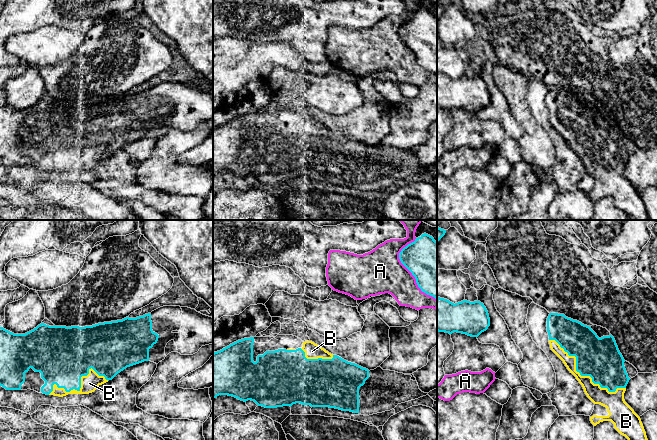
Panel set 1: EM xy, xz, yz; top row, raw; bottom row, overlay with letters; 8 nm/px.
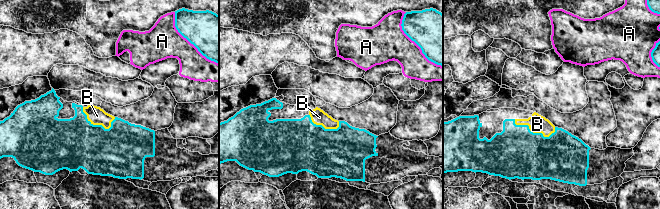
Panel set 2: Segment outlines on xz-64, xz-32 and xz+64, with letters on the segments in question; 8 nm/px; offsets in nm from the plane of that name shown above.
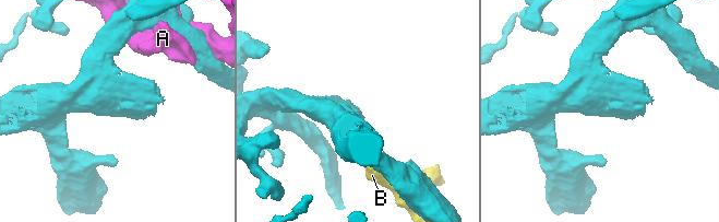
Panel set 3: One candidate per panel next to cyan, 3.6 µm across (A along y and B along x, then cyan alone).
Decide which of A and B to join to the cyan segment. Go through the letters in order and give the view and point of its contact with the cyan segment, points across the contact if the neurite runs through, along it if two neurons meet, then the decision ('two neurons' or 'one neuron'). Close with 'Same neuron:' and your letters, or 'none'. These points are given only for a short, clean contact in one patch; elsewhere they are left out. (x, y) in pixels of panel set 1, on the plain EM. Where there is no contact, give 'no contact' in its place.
A: contact xz (408, 45); two neurons
B: contact yz (582, 151); one neuron
Same neuron: B

